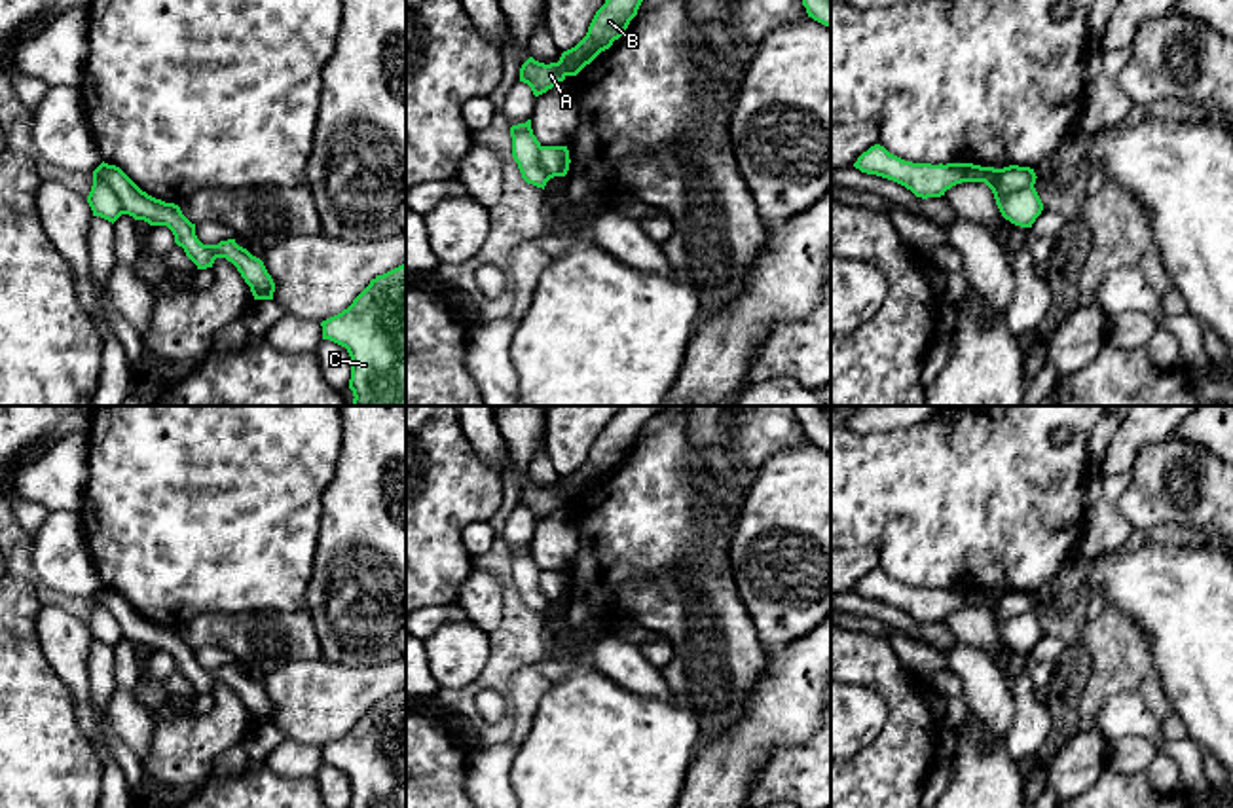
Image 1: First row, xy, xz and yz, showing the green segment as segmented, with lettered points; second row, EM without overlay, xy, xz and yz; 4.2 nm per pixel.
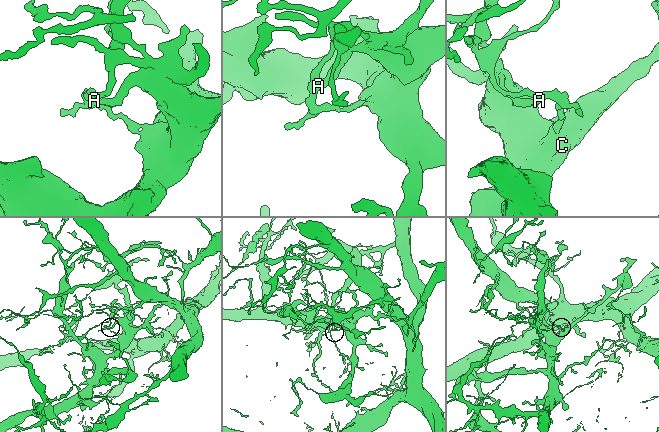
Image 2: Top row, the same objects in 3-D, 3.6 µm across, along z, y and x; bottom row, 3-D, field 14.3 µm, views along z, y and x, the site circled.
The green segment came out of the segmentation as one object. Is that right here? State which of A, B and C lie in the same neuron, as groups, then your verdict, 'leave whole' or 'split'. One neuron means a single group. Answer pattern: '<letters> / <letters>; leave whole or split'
A / B C; split

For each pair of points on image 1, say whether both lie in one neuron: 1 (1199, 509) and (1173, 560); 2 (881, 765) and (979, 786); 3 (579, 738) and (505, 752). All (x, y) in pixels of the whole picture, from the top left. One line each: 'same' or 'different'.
1: different
2: different
3: different

